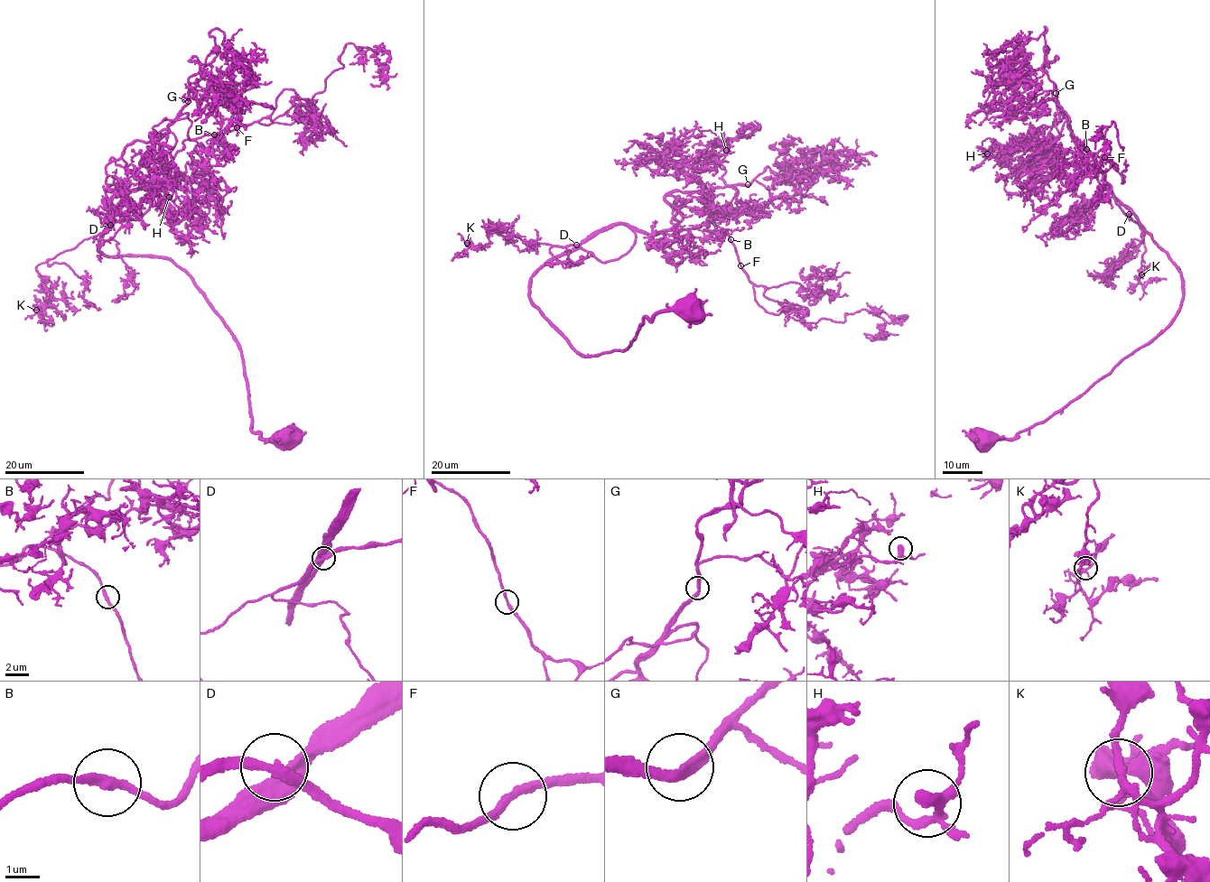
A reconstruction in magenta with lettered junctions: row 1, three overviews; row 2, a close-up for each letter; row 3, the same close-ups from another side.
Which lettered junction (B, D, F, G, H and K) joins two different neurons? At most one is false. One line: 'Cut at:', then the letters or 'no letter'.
Cut at: no letter

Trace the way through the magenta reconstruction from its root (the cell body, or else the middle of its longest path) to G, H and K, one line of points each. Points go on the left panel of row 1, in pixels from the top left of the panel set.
G: (283, 440), (251, 431), (239, 350), (190, 276), (163, 258), (97, 249), (119, 202), (189, 139), (188, 100)
H: (283, 440), (251, 431), (239, 350), (190, 276), (97, 249), (166, 129), (106, 170), (169, 197)
K: (283, 440), (251, 431), (239, 350), (190, 276), (107, 256), (110, 221), (37, 266), (51, 285), (36, 310)

